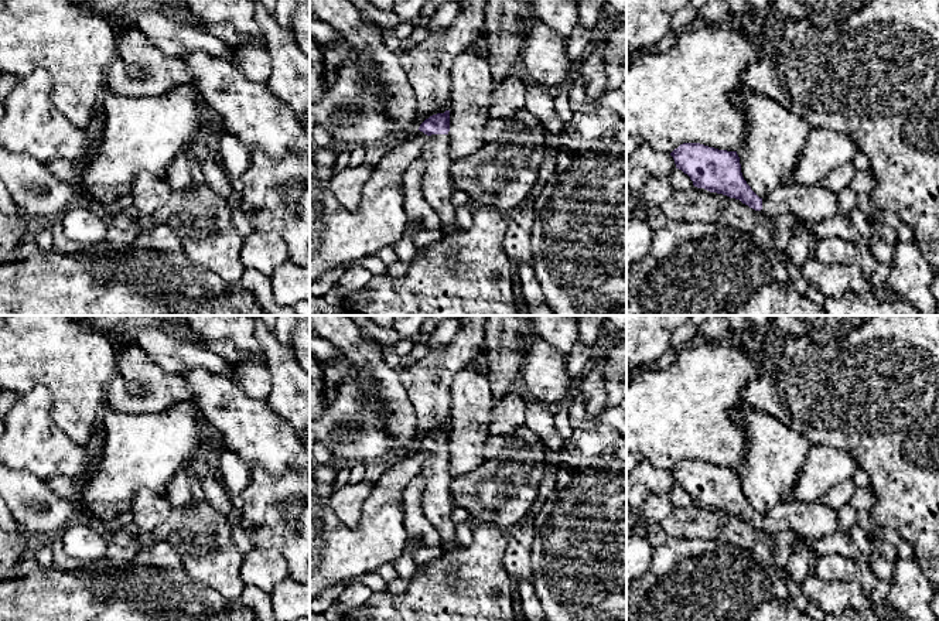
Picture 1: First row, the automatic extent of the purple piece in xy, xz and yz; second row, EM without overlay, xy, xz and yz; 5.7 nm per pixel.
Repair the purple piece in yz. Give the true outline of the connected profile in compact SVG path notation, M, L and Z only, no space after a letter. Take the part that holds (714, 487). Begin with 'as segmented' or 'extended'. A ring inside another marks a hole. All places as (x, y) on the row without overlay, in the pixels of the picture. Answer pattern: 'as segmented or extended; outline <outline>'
extended; outline M683 460L670 472L676 485L690 494L693 502L740 516L769 533L791 530L795 536L824 538L840 532L836 511L816 501L786 501L759 515L741 489L737 468L718 467L700 460Z

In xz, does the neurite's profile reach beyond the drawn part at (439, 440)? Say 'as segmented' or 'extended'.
extended

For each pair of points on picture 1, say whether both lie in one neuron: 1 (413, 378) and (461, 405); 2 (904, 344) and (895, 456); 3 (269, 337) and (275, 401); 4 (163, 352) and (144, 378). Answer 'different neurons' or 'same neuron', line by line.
1: different neurons
2: same neuron
3: same neuron
4: different neurons

